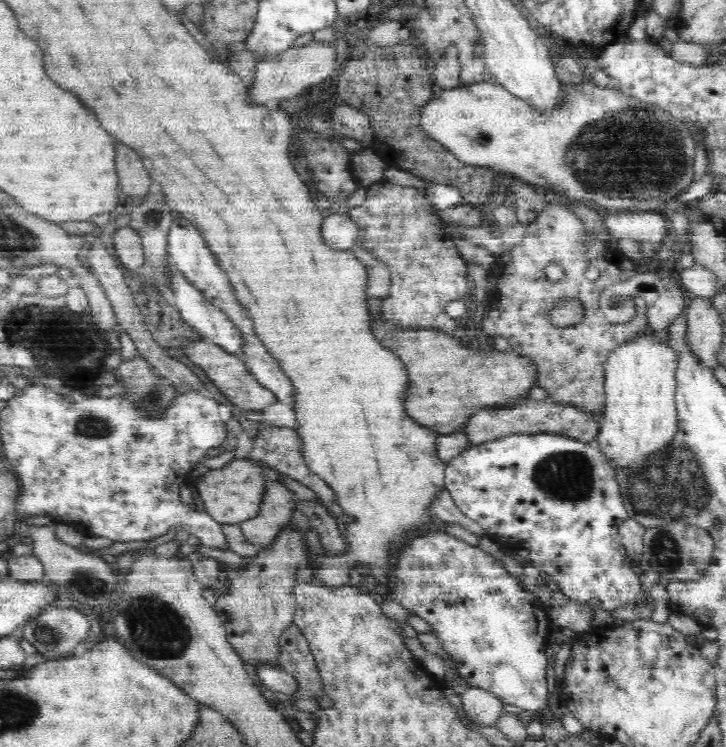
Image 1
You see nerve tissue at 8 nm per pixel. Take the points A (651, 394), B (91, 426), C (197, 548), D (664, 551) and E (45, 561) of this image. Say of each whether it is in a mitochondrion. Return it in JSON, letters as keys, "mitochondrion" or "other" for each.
{"A":"other","B":"mitochondrion","C":"other","D":"mitochondrion","E":"other"}

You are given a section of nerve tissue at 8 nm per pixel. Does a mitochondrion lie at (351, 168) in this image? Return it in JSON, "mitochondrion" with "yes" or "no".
{"mitochondrion":"no"}

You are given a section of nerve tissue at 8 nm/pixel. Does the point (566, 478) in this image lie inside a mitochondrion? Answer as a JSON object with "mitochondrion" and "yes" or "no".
{"mitochondrion":"yes"}

